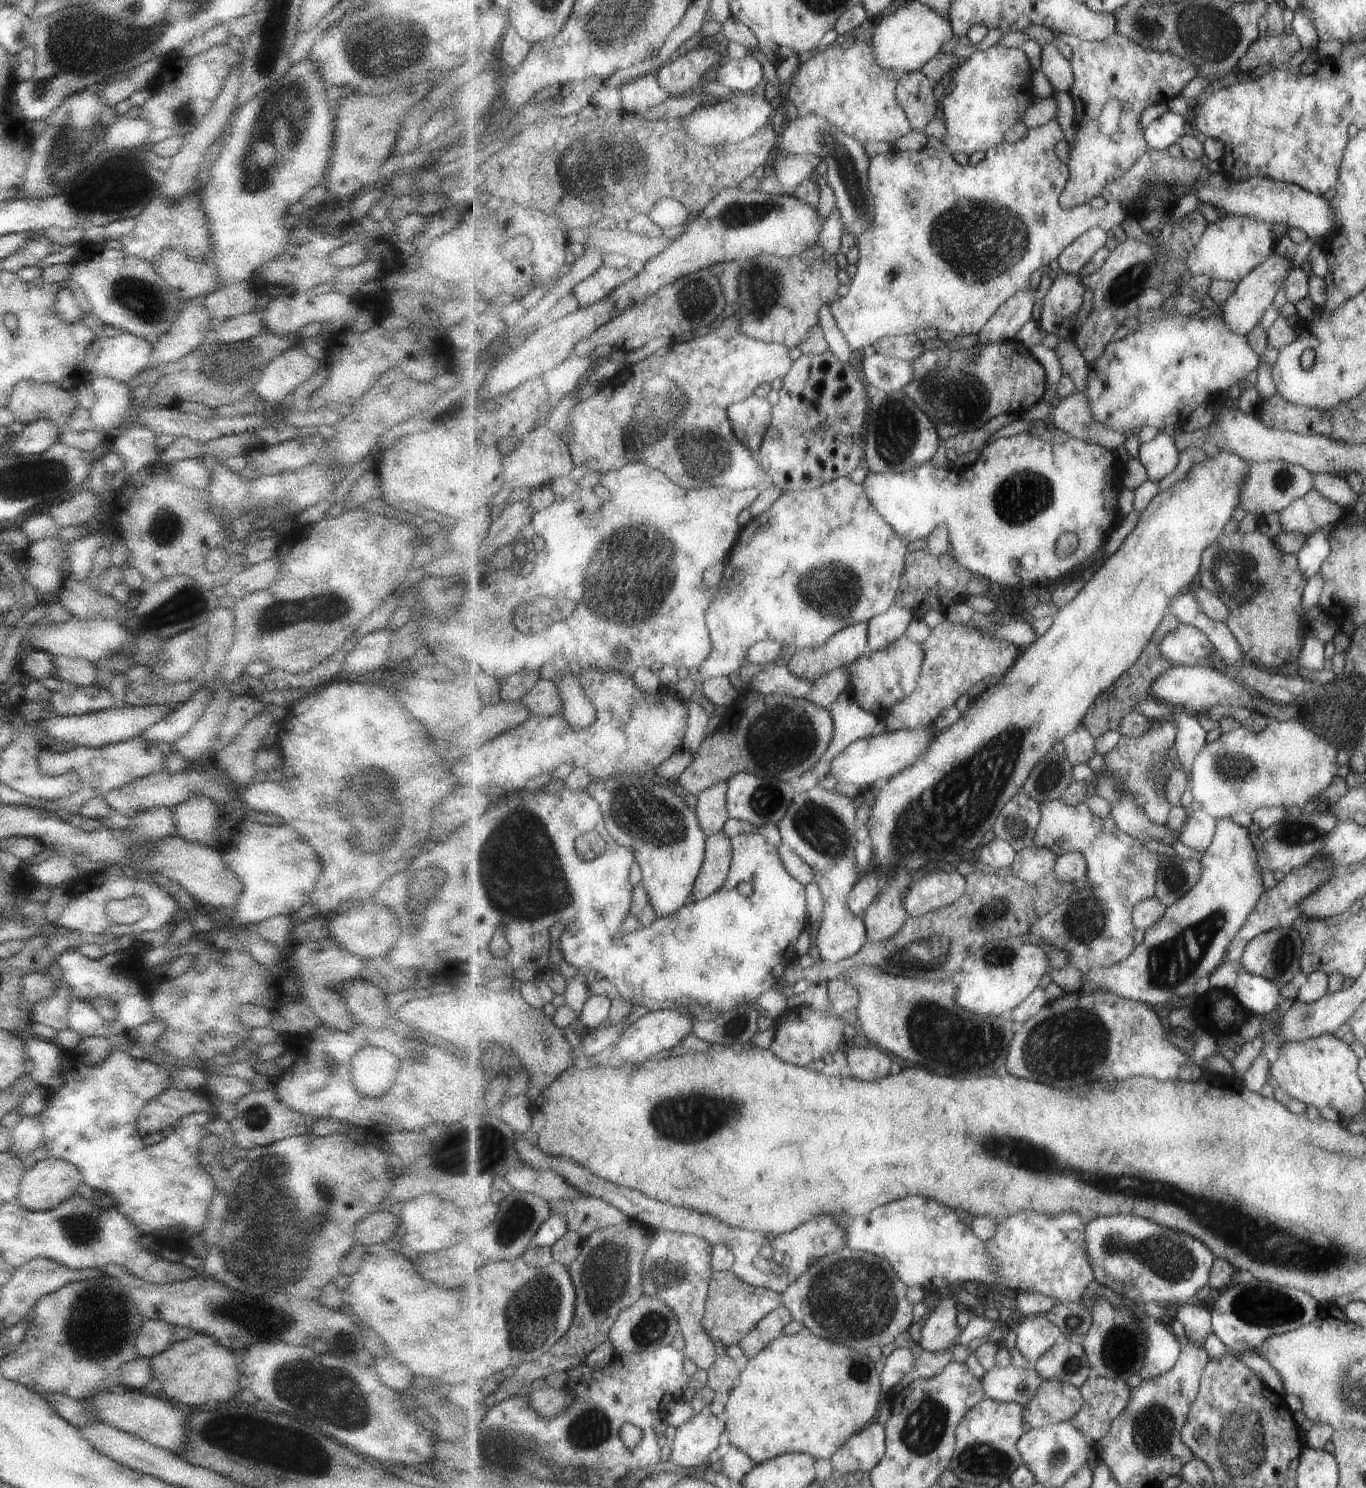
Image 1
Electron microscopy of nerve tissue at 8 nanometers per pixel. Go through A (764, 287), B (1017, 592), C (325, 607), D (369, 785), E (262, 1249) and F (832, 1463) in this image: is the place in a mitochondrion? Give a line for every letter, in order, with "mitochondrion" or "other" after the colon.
A: mitochondrion
B: other
C: mitochondrion
D: mitochondrion
E: mitochondrion
F: other

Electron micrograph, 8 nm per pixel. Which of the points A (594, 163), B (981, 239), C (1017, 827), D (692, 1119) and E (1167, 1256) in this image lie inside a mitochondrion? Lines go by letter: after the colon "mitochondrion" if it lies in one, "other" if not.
A: mitochondrion
B: mitochondrion
C: mitochondrion
D: mitochondrion
E: mitochondrion

